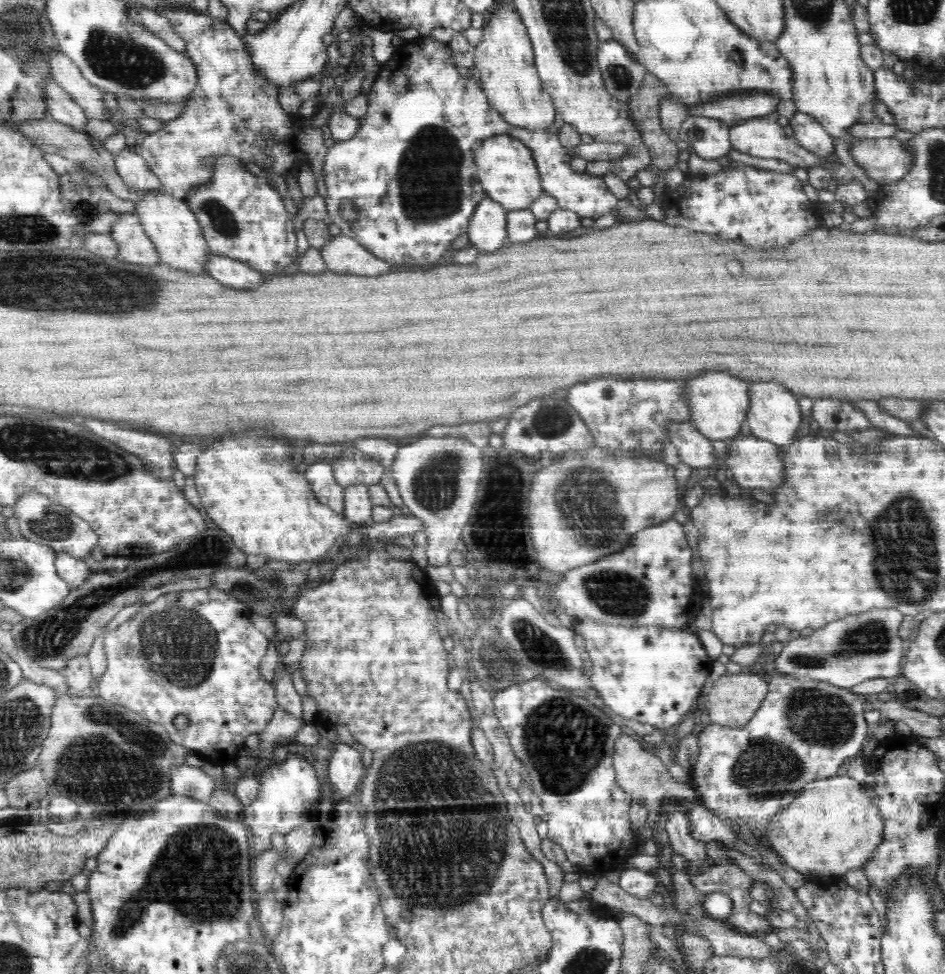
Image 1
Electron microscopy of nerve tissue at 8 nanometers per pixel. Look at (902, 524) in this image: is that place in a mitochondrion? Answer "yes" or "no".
yes

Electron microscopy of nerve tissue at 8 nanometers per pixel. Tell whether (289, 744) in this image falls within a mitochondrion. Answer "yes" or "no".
no

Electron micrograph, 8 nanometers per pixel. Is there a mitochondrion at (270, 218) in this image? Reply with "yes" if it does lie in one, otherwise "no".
no

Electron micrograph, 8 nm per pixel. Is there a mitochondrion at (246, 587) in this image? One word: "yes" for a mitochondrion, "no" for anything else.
yes

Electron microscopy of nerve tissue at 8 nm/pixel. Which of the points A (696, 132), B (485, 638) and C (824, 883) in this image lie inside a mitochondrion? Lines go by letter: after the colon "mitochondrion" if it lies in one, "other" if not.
A: other
B: mitochondrion
C: other

